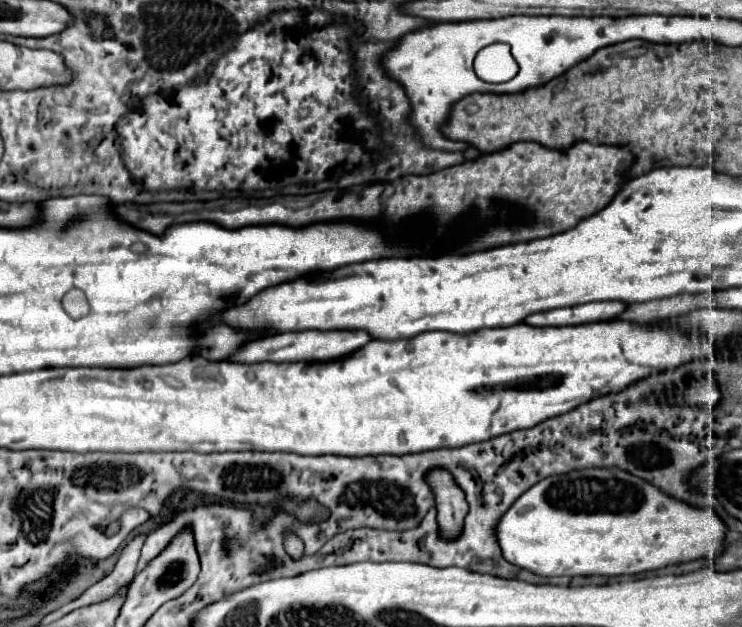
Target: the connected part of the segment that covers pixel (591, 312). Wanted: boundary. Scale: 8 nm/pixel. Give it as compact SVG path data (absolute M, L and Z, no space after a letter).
M600 301L600 303L586 303L586 305L576 305L576 307L566 307L566 309L554 309L554 311L544 311L544 313L534 313L526 317L524 323L534 325L534 327L562 327L562 325L582 325L582 323L592 323L592 321L608 321L618 317L626 309L624 303L620 301Z

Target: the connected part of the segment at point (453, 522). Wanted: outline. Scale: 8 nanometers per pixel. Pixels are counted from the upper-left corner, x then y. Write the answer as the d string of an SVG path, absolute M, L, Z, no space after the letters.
M434 469L426 477L436 495L438 509L438 527L442 539L456 539L462 533L464 517L468 513L468 505L462 489L454 483L452 475L444 469Z

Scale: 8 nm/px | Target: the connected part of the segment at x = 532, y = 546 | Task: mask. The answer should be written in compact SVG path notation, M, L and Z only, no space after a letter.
M574 469L558 477L546 477L522 493L496 527L504 559L542 577L618 577L696 559L718 559L726 549L726 531L722 517L712 507L692 507L624 469Z

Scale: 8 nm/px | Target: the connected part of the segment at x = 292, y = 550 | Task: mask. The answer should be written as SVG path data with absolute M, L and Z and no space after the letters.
M286 535L284 547L286 547L286 553L288 553L290 557L302 559L302 555L304 555L304 543L302 543L296 535Z

